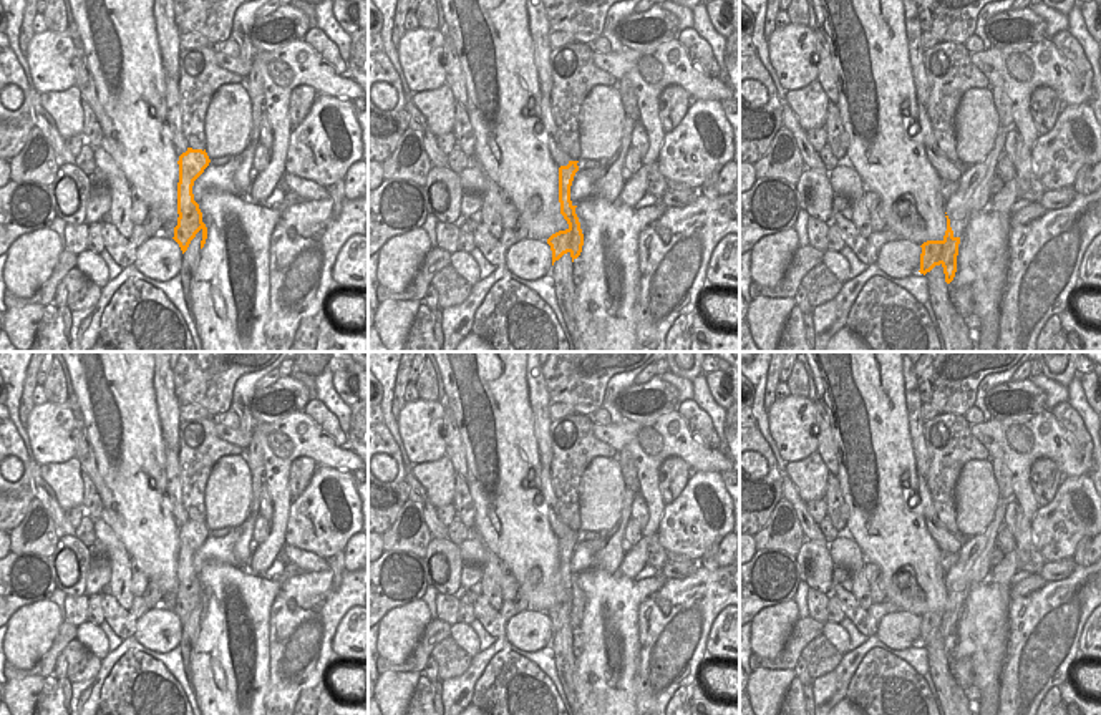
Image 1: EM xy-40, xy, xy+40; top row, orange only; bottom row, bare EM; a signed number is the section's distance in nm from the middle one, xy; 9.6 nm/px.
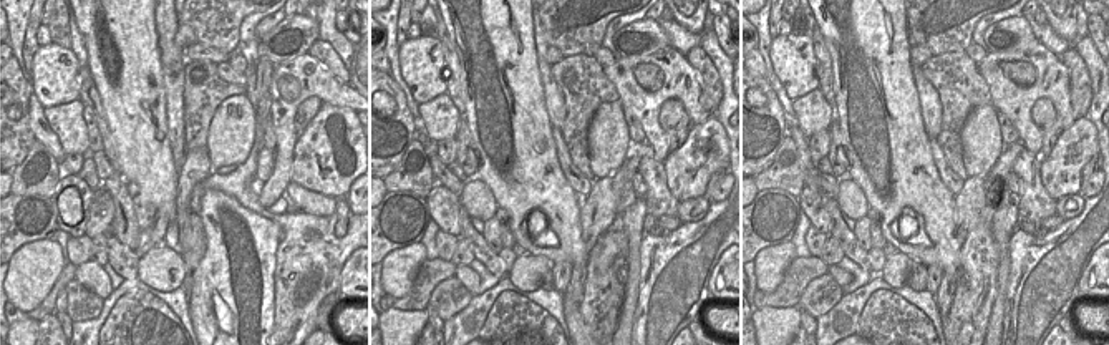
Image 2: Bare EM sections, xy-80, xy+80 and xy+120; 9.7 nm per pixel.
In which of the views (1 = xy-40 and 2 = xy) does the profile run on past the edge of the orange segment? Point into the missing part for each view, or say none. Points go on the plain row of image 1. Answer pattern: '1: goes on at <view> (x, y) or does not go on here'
1: does not go on here
2: does not go on here

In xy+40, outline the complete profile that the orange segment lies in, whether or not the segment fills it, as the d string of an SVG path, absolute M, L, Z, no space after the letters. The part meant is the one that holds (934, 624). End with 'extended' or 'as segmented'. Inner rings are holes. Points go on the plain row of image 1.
M947 589L947 602L942 612L927 612L924 614L920 625L920 645L930 644L935 637L943 639L945 654L950 655L957 644L957 627L960 609L953 607L950 599L950 591Z; as segmented

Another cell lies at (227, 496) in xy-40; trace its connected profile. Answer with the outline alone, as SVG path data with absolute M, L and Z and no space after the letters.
M242 455L222 456L206 484L206 524L209 531L240 528L252 503L252 474Z

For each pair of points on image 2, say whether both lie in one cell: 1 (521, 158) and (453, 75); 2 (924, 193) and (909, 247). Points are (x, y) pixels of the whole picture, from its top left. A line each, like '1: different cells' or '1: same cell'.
1: different cells
2: same cell

